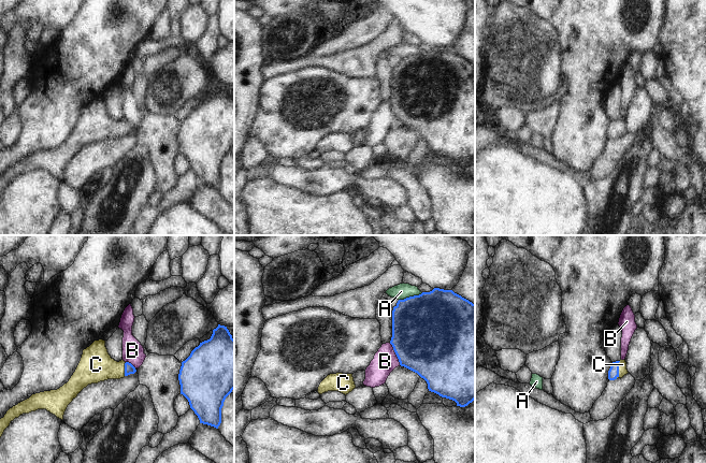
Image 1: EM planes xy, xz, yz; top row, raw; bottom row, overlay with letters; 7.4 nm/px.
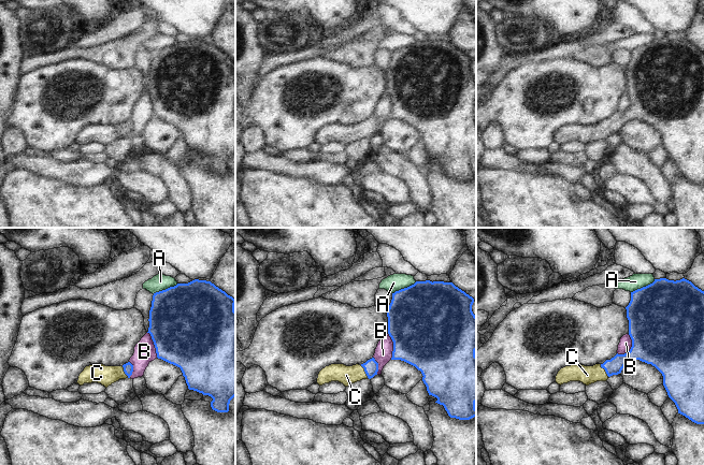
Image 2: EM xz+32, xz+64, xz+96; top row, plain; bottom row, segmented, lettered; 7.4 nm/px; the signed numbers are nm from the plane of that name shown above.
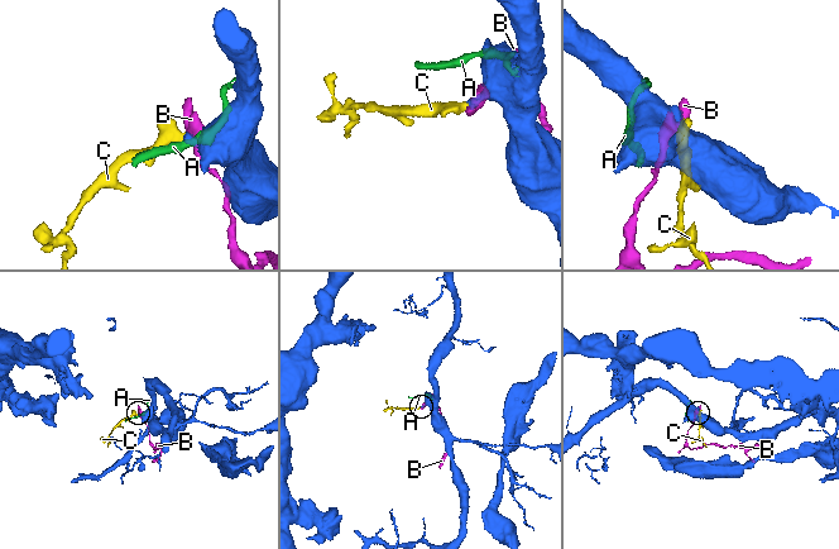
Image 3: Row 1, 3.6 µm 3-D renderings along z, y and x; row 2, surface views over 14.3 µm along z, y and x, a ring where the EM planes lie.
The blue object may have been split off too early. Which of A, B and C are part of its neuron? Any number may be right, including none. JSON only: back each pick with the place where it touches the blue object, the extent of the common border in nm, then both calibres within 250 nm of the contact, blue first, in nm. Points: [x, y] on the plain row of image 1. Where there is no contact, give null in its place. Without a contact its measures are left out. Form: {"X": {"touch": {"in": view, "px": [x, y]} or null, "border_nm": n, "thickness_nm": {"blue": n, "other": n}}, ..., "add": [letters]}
{"C": {"touch": {"in": "yz", "px": [618, 129]}, "border_nm": 140, "thickness_nm": {"blue": 80, "other": 60}}, "add": ["C"]}

